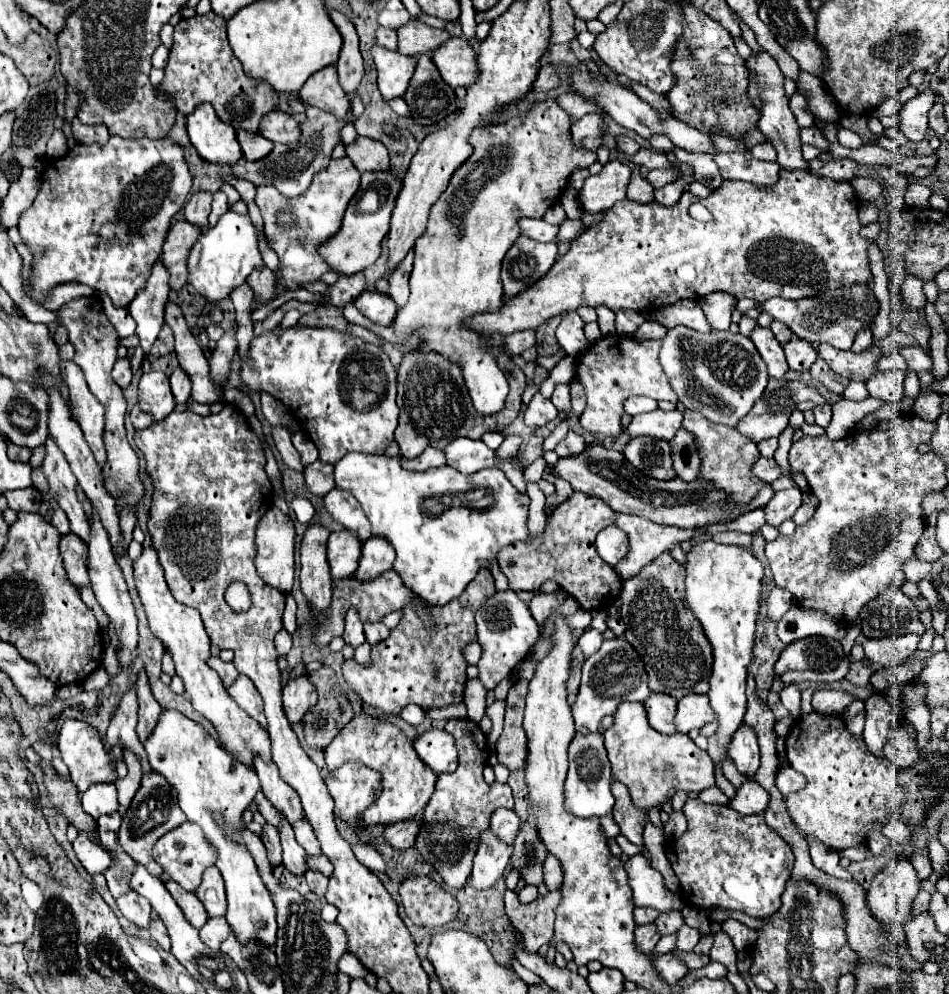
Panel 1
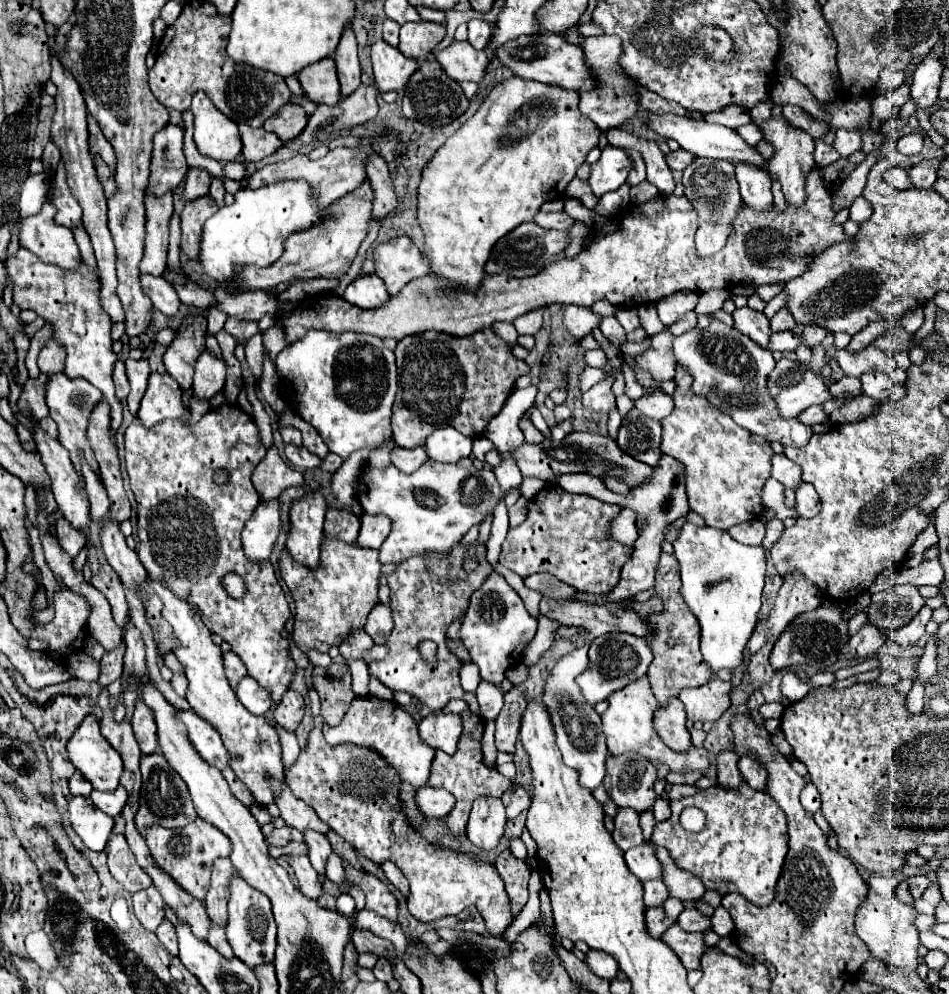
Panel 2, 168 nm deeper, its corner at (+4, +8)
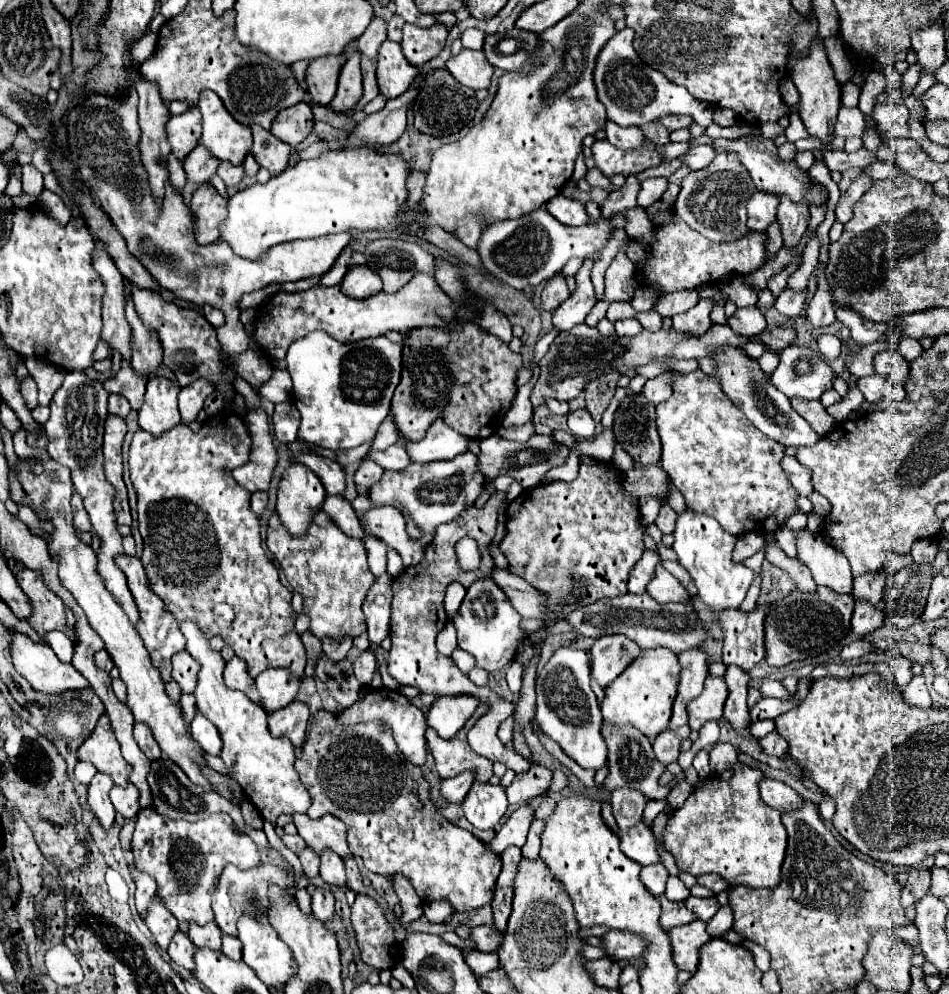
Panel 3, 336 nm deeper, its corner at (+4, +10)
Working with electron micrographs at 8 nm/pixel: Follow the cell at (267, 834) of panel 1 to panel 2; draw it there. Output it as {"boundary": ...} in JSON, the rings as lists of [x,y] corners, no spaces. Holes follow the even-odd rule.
{"boundary":[[[282,827],[282,829],[274,829],[272,835],[268,835],[268,843],[270,845],[288,845],[292,841],[292,833],[290,833],[290,827]]]}

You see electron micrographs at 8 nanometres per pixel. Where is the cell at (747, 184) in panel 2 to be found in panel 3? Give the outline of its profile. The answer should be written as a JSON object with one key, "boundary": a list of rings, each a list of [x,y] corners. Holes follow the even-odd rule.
{"boundary":[[[756,191],[750,195],[746,209],[748,209],[748,227],[754,231],[766,231],[766,227],[776,219],[778,197],[772,193]]]}

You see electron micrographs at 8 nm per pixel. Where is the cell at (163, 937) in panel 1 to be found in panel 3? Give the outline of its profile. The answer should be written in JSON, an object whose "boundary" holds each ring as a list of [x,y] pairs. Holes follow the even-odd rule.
{"boundary":[[[176,931],[176,935],[172,937],[172,943],[168,945],[168,955],[170,955],[170,959],[172,959],[174,963],[178,963],[180,967],[194,971],[194,959],[192,959],[194,951],[196,951],[196,945],[190,943],[188,935],[182,933],[182,931]]]}

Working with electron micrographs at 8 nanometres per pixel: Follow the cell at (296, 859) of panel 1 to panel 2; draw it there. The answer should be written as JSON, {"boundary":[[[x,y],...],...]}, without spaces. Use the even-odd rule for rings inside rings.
{"boundary":[[[290,855],[290,867],[292,867],[294,873],[296,873],[300,891],[302,891],[306,897],[318,901],[318,897],[322,895],[322,883],[320,883],[320,879],[318,879],[318,873],[312,869],[308,857],[306,857],[306,855],[300,855],[300,857]]]}

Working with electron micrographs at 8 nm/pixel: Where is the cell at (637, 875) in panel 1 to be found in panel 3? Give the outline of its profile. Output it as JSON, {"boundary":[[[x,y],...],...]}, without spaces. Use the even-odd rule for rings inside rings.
{"boundary":[[[638,823],[634,829],[630,829],[630,833],[626,837],[622,837],[620,847],[626,857],[640,863],[642,867],[660,861],[656,839],[654,839],[650,827],[644,823]]]}

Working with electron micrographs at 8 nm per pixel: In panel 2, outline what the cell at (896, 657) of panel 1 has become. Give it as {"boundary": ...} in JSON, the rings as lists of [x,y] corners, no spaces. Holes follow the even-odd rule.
{"boundary":[[[924,605],[924,609],[920,609],[920,613],[904,629],[898,629],[896,633],[892,633],[894,641],[902,647],[908,647],[908,645],[916,643],[924,635],[924,627],[930,621],[930,617],[932,617],[932,609]]]}

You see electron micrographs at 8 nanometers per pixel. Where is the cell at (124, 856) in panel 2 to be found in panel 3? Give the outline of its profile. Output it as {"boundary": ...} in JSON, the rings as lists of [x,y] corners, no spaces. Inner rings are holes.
{"boundary":[[[128,863],[128,867],[130,867],[132,879],[136,883],[136,909],[142,915],[144,909],[148,907],[148,901],[156,893],[156,881],[150,875],[144,875],[142,871],[136,871],[136,865],[134,863]]]}

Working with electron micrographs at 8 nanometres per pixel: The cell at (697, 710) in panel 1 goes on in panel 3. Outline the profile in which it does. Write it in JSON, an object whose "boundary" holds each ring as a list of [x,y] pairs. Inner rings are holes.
{"boundary":[[[708,677],[704,691],[688,703],[688,725],[698,731],[706,721],[720,719],[722,707],[728,699],[728,687],[724,677]]]}

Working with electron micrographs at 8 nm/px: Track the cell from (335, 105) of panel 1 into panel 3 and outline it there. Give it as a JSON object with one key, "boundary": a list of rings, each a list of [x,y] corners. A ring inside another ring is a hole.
{"boundary":[[[334,55],[334,57],[320,57],[308,65],[306,87],[308,93],[312,95],[312,101],[320,105],[330,105],[330,101],[336,95],[338,73],[344,61],[346,61],[344,55]]]}

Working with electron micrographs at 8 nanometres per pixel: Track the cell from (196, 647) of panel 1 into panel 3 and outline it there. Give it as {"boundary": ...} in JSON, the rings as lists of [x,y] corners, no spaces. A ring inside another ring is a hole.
{"boundary":[[[184,621],[178,623],[178,627],[186,637],[186,651],[202,667],[194,691],[198,711],[218,727],[224,741],[220,757],[226,763],[228,771],[234,775],[234,779],[240,783],[248,801],[258,809],[262,819],[268,819],[270,823],[274,823],[276,817],[282,813],[306,813],[306,809],[310,807],[310,795],[300,783],[298,773],[294,771],[296,755],[292,743],[288,743],[288,739],[284,737],[272,737],[266,727],[266,711],[254,701],[250,701],[242,691],[224,685],[222,671],[226,667],[226,661],[222,659],[220,651],[210,647],[208,637],[196,627],[196,623]]]}

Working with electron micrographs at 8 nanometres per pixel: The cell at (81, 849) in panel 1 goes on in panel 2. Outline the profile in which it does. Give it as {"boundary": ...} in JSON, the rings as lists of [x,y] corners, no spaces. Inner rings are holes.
{"boundary":[[[72,797],[68,805],[70,821],[74,831],[80,835],[84,845],[92,851],[104,851],[110,831],[114,827],[114,817],[96,809],[90,797]]]}

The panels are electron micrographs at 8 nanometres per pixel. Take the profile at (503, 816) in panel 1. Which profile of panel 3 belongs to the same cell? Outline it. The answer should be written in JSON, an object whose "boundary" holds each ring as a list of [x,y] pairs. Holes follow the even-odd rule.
{"boundary":[[[532,765],[530,771],[520,773],[520,775],[514,777],[510,787],[506,789],[508,801],[516,803],[516,805],[528,803],[532,797],[538,797],[548,789],[550,779],[552,779],[550,769],[546,769],[542,765]]]}

